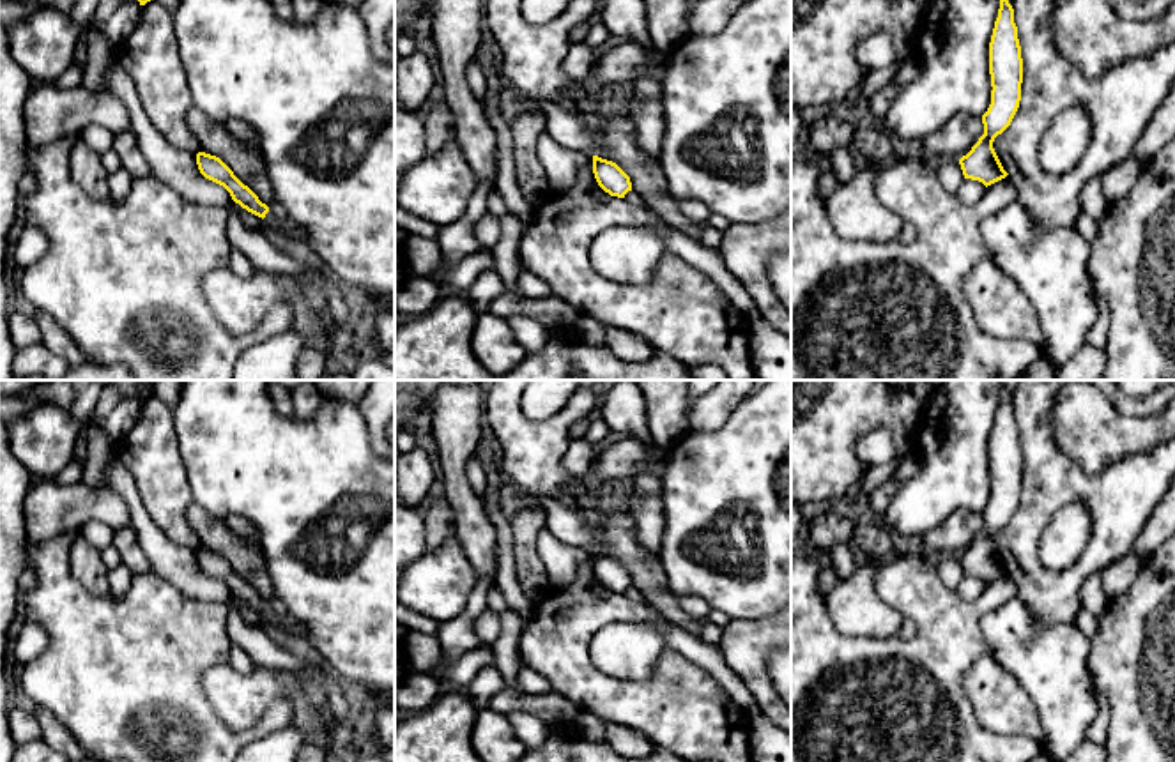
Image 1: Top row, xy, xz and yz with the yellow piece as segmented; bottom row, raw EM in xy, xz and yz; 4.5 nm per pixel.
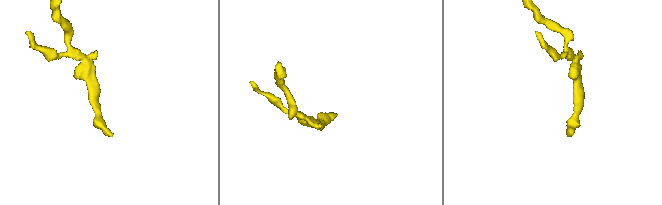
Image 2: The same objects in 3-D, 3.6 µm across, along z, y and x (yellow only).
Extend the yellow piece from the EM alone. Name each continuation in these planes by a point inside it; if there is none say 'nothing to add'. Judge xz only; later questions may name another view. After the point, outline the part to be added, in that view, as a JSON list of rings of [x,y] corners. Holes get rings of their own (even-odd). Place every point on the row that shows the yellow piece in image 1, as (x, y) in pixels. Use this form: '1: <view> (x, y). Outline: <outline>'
nothing to add

